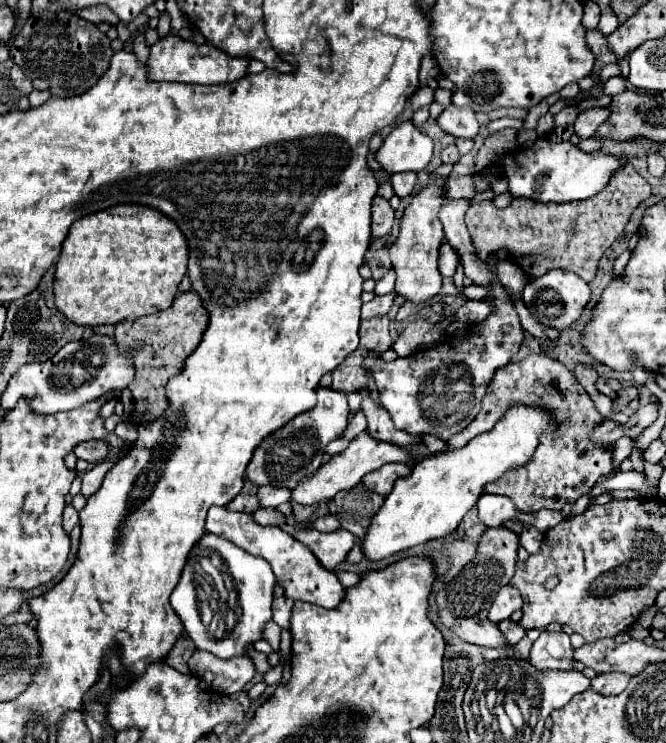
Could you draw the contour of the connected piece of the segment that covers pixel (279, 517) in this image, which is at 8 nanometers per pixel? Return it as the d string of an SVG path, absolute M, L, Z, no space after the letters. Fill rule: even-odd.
M259 508L259 510L253 514L253 518L255 518L259 524L263 524L263 526L267 526L267 524L283 526L283 524L287 522L287 518L285 518L279 510L271 510L271 508Z

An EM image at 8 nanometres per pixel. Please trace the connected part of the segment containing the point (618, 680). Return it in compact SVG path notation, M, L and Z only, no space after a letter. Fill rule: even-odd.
M617 672L597 674L591 680L591 688L597 690L597 692L601 692L601 694L619 694L629 684L629 680L631 680L631 676L617 674Z

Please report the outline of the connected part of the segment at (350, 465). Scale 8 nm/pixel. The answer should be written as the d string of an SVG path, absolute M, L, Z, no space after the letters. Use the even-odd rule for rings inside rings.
M361 432L359 436L355 436L347 450L333 456L329 462L325 462L317 472L305 476L305 480L301 480L301 484L297 484L297 488L293 488L293 500L299 504L315 504L315 502L329 502L337 492L353 488L361 482L361 478L367 472L373 472L377 468L381 468L387 462L405 462L405 464L415 464L415 458L409 456L409 452L405 448L397 448L397 444L389 444L389 442L381 442L375 440L373 436L369 436L369 432Z

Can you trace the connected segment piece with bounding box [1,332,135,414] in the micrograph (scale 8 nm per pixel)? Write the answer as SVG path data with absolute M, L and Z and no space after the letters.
M91 334L85 340L75 340L65 344L57 352L57 356L49 358L47 362L31 362L17 370L13 380L1 398L1 408L9 410L21 396L31 400L31 408L37 414L55 414L61 410L79 408L91 400L101 398L109 390L125 390L135 378L135 352L121 352L113 336L107 334Z

